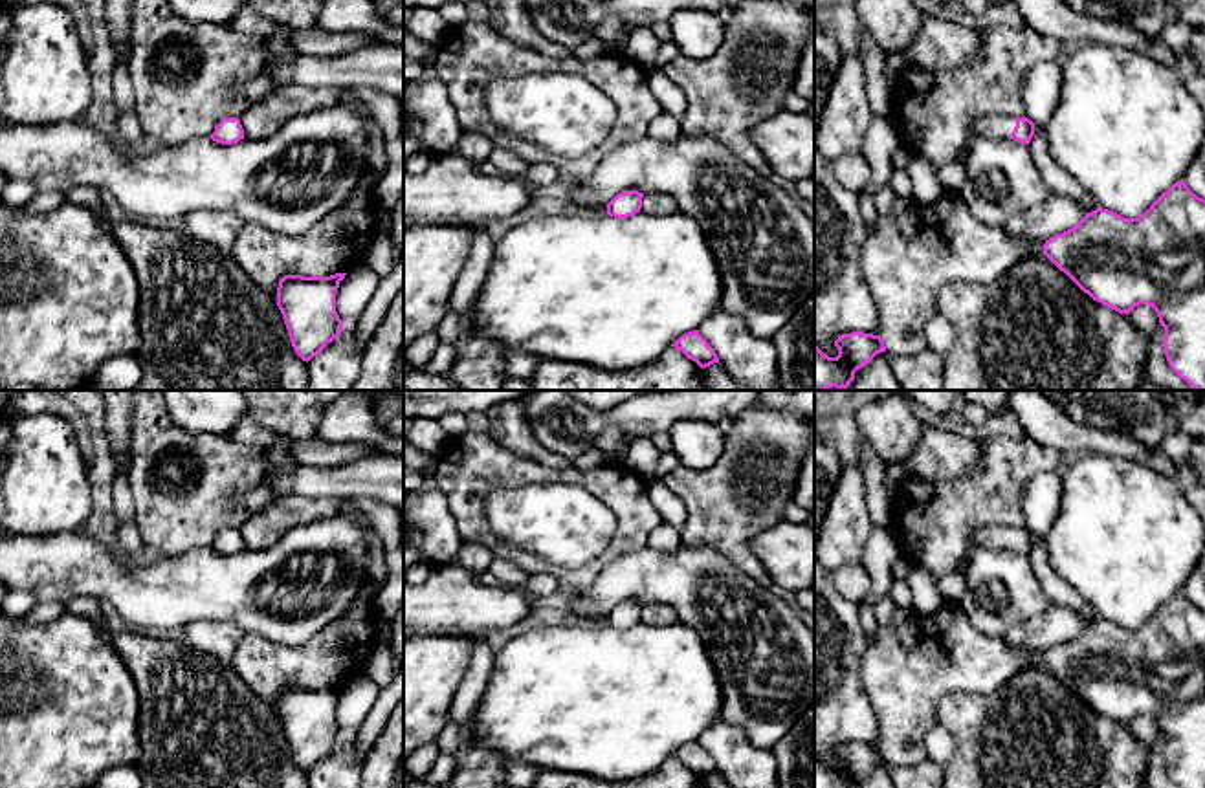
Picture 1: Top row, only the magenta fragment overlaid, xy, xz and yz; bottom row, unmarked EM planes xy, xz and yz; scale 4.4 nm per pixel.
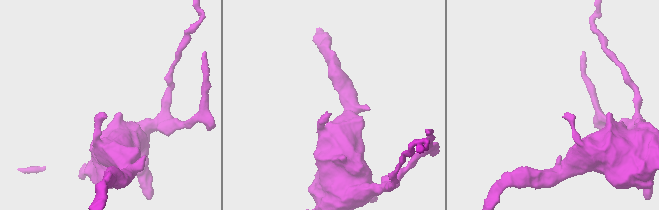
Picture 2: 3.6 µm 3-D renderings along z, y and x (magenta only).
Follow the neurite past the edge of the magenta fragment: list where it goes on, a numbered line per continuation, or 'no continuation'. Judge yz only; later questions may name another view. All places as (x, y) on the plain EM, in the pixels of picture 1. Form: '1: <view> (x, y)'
1: yz (985, 537)

